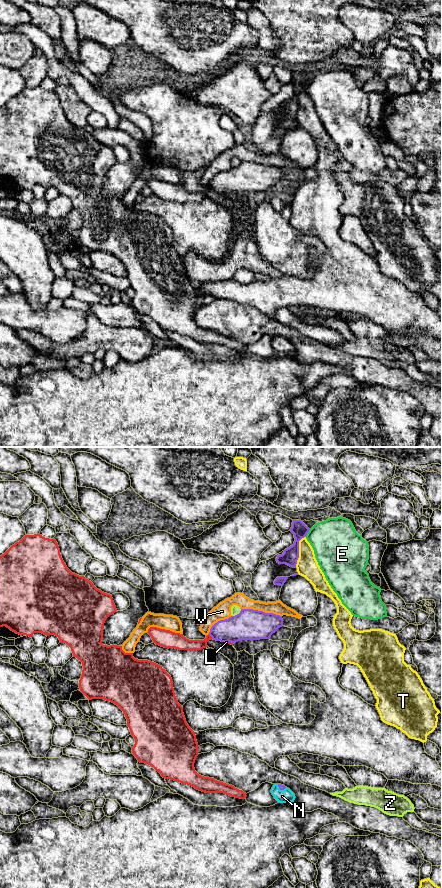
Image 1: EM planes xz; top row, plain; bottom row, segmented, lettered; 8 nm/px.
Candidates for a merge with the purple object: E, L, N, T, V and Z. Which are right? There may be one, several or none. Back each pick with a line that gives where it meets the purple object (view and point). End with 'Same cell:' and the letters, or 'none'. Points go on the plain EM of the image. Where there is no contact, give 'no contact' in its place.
N: contact xz (281, 341)
Same cell: N

